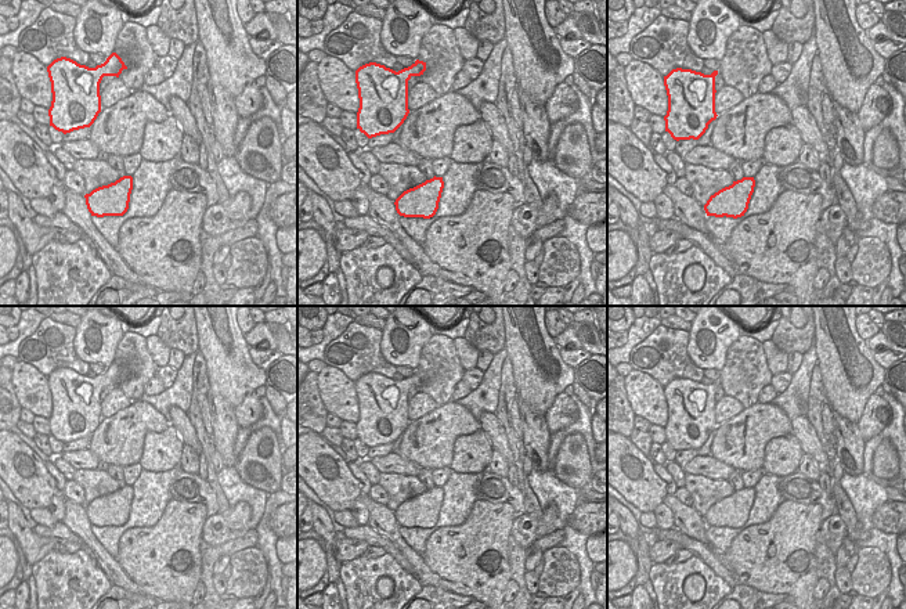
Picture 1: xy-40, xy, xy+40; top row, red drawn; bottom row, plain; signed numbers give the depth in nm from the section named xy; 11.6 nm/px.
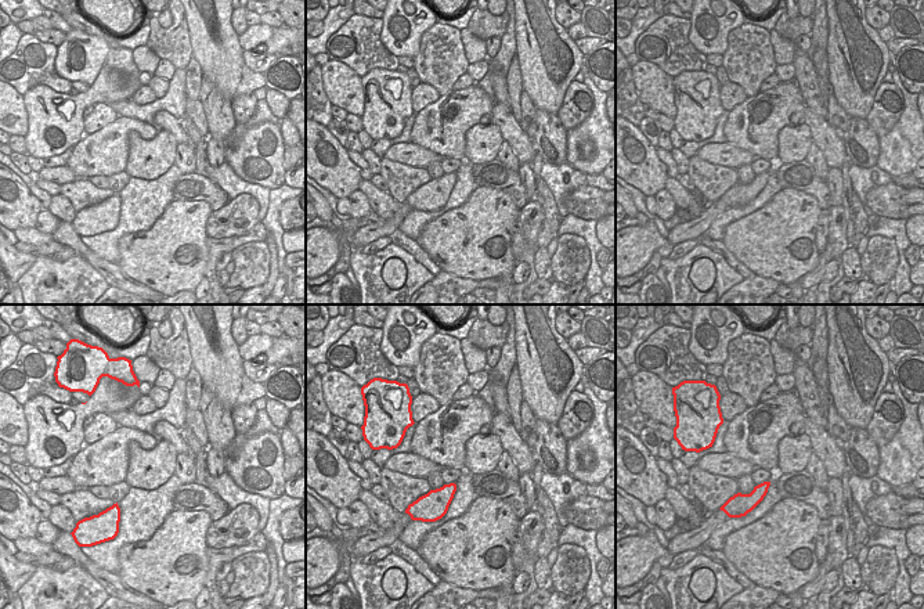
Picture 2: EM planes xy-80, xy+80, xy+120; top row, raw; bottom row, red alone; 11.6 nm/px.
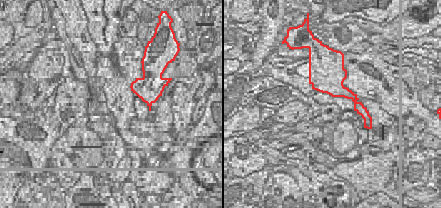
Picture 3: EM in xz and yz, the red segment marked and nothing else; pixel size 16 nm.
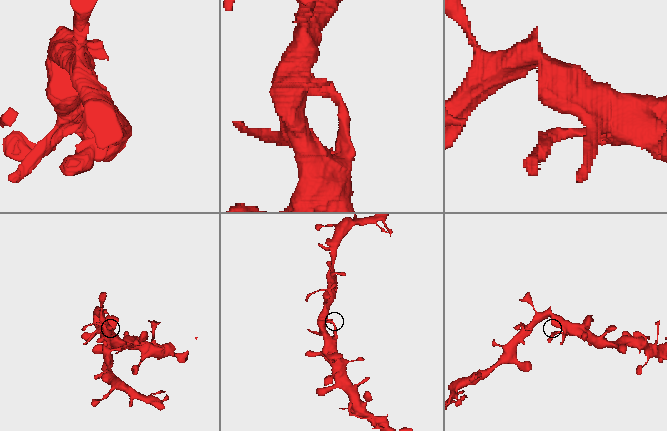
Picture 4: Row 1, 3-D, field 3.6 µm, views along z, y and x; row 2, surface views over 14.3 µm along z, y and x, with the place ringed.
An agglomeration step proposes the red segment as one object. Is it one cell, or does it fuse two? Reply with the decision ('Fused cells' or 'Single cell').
Fused cells.

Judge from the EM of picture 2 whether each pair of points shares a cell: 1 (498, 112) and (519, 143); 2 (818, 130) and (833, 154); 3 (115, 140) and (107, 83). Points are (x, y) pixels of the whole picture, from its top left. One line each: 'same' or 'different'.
1: same
2: same
3: different

